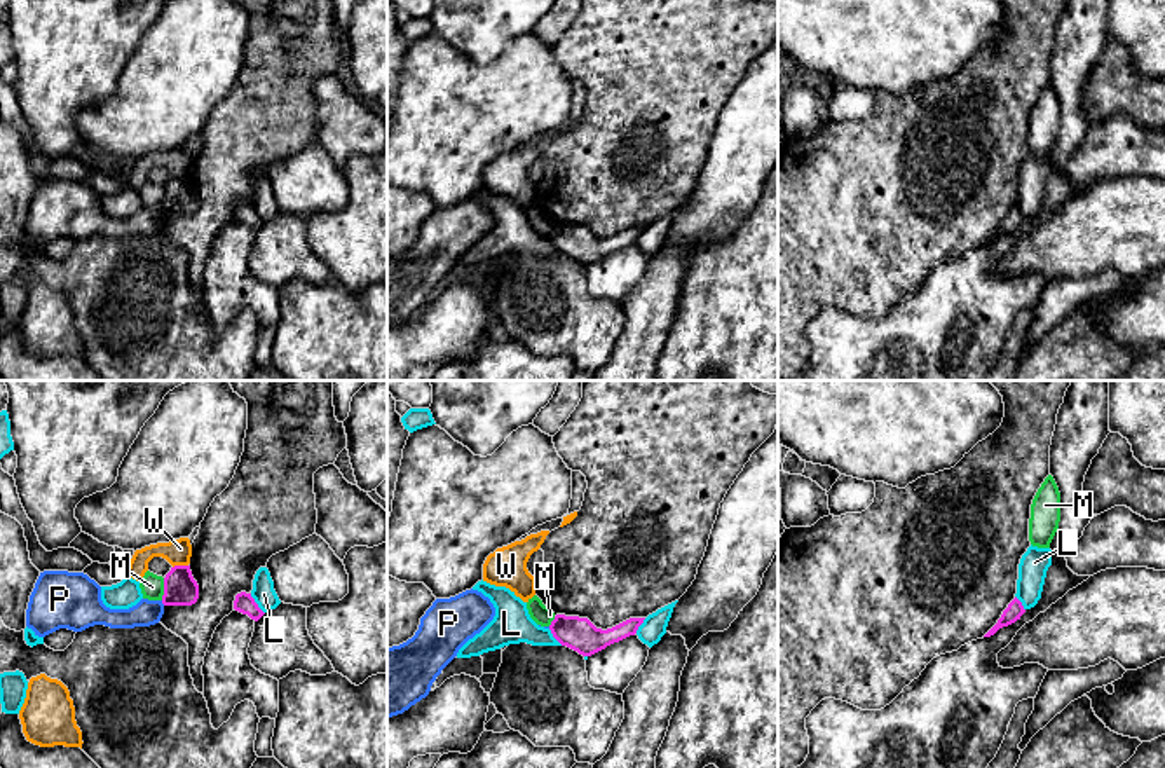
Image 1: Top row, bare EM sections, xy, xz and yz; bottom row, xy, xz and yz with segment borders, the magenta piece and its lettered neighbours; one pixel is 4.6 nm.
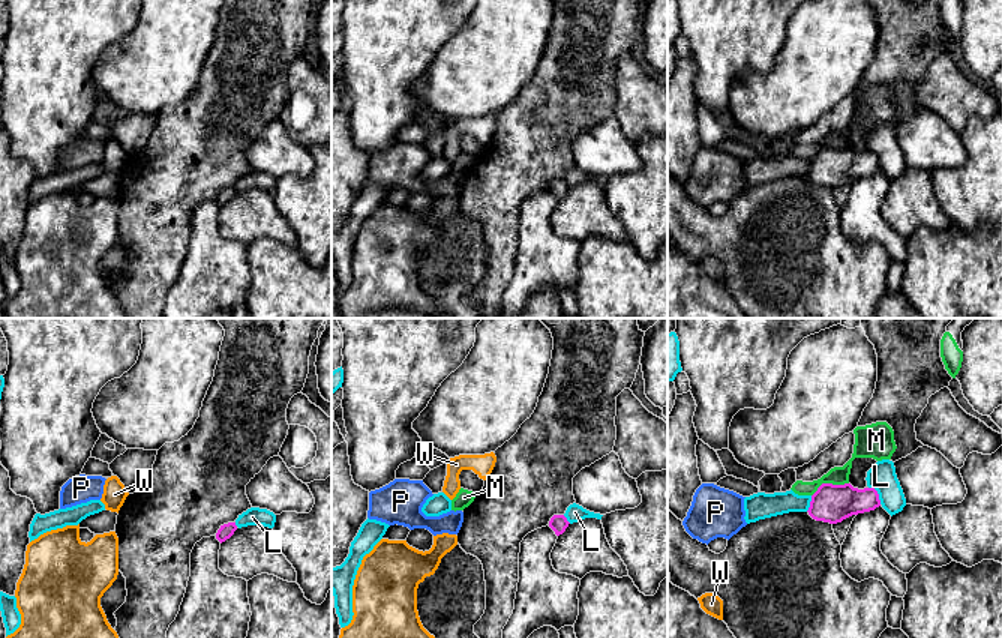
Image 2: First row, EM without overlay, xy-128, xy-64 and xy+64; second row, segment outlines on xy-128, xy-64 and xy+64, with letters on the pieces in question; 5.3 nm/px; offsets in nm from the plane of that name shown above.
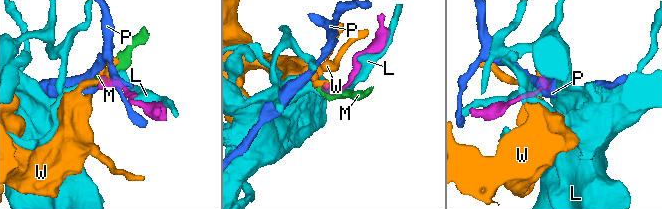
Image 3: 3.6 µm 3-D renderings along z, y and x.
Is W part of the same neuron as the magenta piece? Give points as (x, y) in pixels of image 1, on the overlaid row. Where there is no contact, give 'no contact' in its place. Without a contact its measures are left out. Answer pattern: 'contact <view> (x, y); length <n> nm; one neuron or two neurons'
contact xy (180, 566); length 70 nm; two neurons

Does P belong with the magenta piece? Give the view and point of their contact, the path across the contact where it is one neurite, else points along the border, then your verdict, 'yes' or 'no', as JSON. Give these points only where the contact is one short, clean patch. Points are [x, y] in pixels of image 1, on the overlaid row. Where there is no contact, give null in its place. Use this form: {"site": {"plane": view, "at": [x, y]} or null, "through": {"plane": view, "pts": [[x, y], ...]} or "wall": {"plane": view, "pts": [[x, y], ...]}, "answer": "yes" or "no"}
{"site": {"plane": "xy", "at": [163, 603]}, "wall": {"plane": "xy", "pts": [[161, 601], [164, 604]]}, "answer": "no"}

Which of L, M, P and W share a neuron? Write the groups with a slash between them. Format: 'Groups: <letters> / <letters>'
Groups: L / M / P / W

